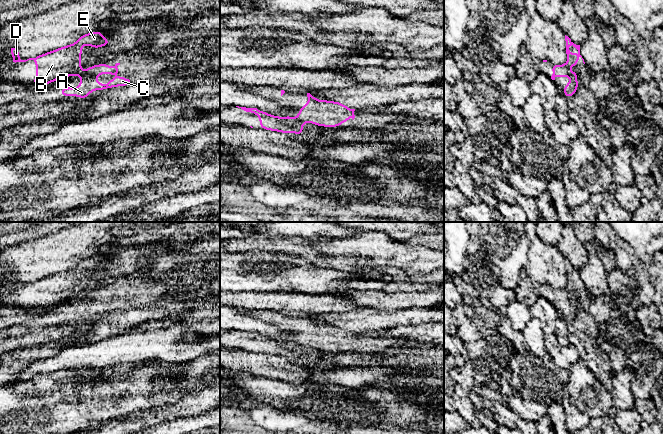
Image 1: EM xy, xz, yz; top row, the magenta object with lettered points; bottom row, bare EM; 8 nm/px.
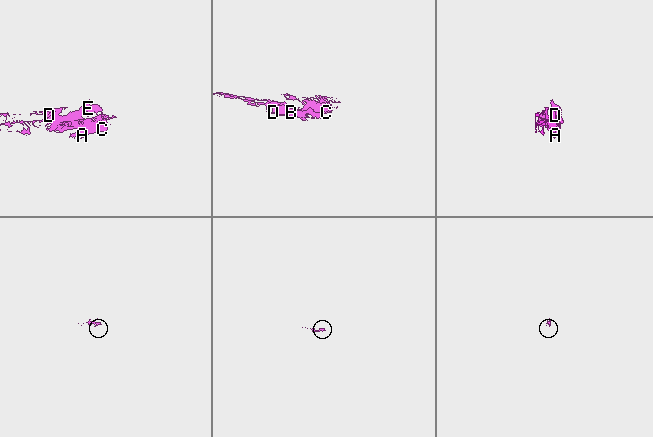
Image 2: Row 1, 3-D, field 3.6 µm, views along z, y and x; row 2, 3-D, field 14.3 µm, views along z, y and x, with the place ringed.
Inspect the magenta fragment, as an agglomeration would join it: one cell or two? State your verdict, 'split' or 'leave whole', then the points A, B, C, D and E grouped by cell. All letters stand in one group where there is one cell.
split; groups A C / B D E

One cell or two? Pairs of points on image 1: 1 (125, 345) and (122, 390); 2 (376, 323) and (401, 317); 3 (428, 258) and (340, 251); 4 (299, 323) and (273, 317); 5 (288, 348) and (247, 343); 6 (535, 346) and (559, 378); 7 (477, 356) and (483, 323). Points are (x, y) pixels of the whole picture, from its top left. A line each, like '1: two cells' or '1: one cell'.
1: two cells
2: one cell
3: one cell
4: one cell
5: one cell
6: two cells
7: two cells

